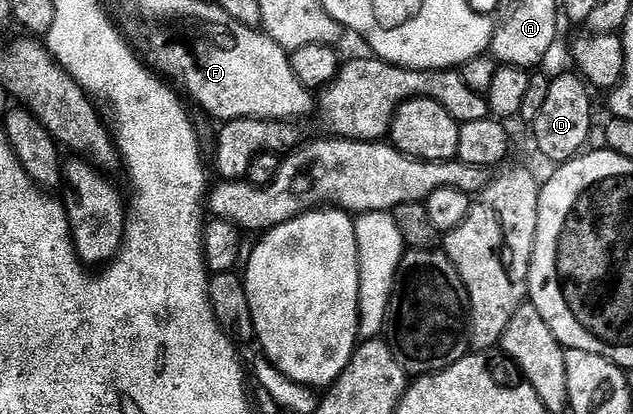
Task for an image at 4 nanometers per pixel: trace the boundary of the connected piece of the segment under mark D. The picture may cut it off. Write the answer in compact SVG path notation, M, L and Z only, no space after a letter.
M576 71L561 72L550 79L543 110L539 110L539 114L531 122L533 140L547 159L557 160L556 162L572 160L586 147L584 144L593 132L593 100L589 95L589 85Z

